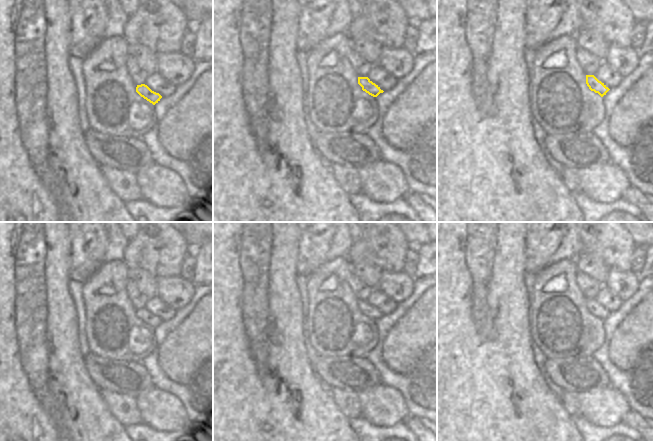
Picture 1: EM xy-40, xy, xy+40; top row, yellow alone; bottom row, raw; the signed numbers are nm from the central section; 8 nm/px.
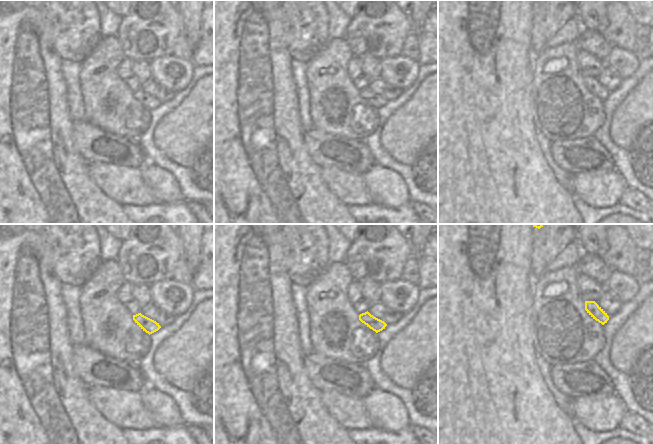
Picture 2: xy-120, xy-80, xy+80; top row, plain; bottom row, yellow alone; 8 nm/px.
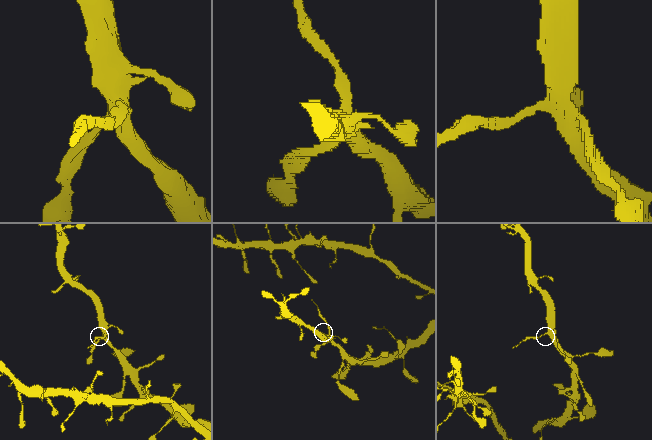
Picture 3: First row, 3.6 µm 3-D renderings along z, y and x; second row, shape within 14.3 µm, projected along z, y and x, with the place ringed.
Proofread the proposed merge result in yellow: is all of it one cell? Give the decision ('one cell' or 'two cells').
two cells

